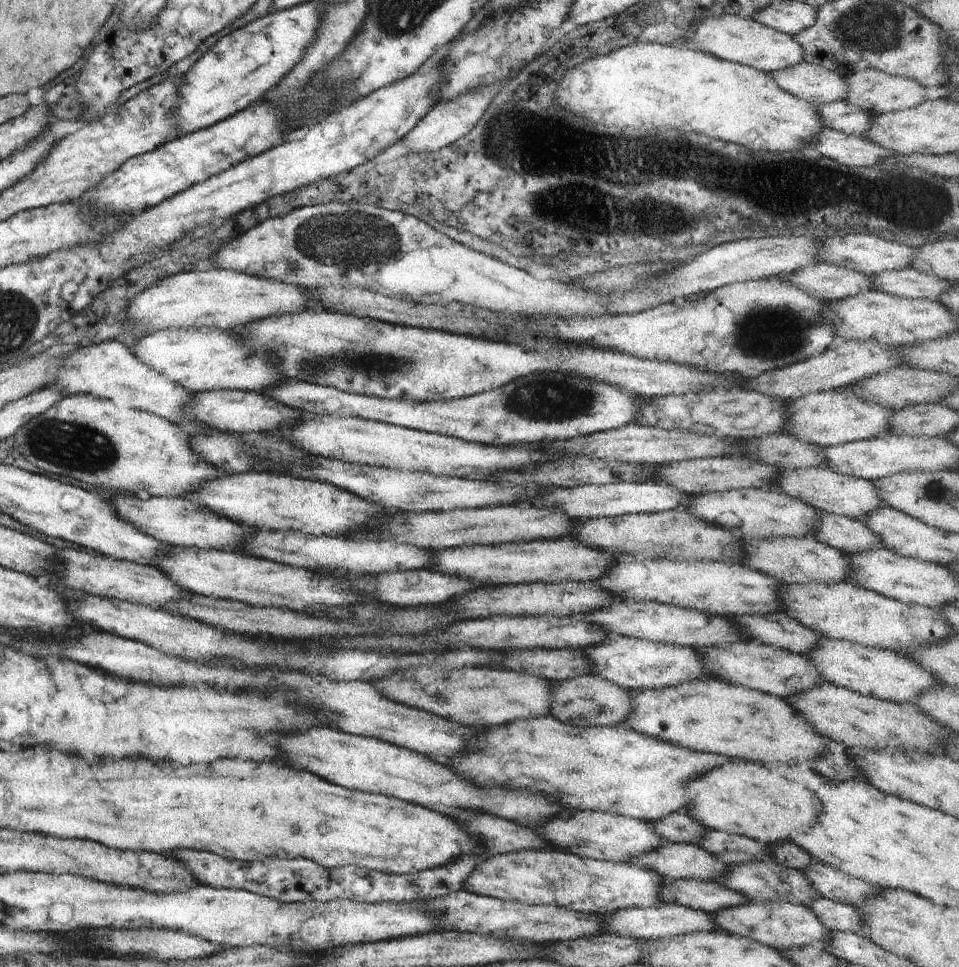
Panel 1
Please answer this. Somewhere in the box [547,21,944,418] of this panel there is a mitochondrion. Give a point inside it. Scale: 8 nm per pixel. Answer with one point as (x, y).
(654, 157)

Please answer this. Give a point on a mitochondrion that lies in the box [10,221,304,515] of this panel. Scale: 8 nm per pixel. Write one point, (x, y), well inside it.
(68, 444)

